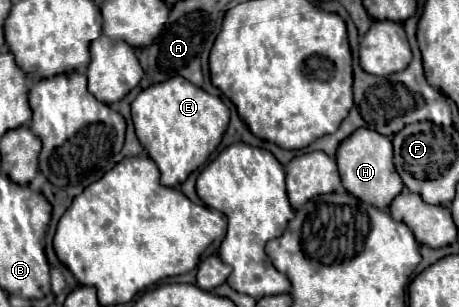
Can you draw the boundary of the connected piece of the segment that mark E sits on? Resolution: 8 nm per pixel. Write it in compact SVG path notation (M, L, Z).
M170 77L162 83L150 85L132 101L136 137L156 161L162 173L160 183L166 187L180 185L194 169L208 161L228 127L228 119L230 111L220 97L206 93L184 77Z

